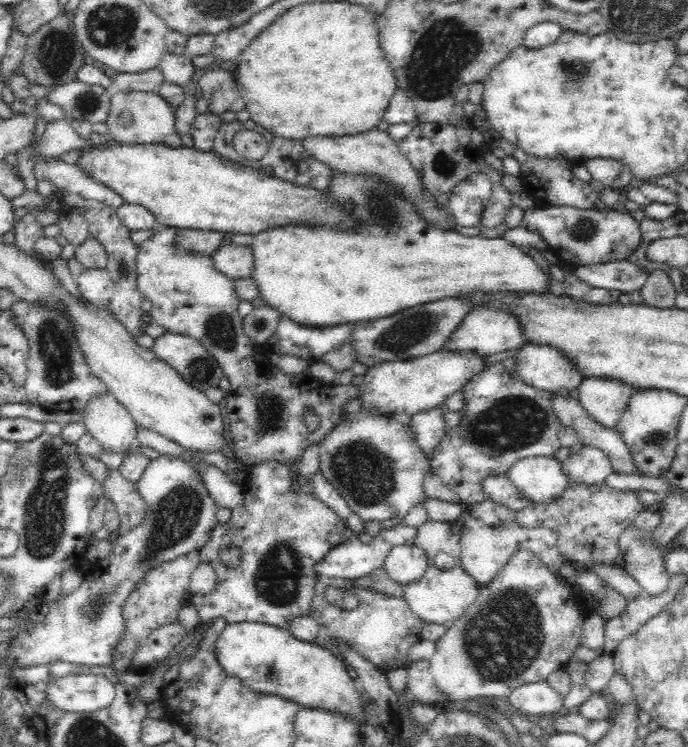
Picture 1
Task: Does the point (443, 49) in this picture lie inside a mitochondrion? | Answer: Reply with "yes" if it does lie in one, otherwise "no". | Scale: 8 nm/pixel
yes

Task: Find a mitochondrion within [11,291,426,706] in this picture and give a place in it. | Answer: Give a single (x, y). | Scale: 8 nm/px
(45, 508)

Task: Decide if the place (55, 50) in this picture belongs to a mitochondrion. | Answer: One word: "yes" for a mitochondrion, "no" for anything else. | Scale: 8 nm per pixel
yes

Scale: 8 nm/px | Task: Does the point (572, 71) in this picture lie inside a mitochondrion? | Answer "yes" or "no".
yes

